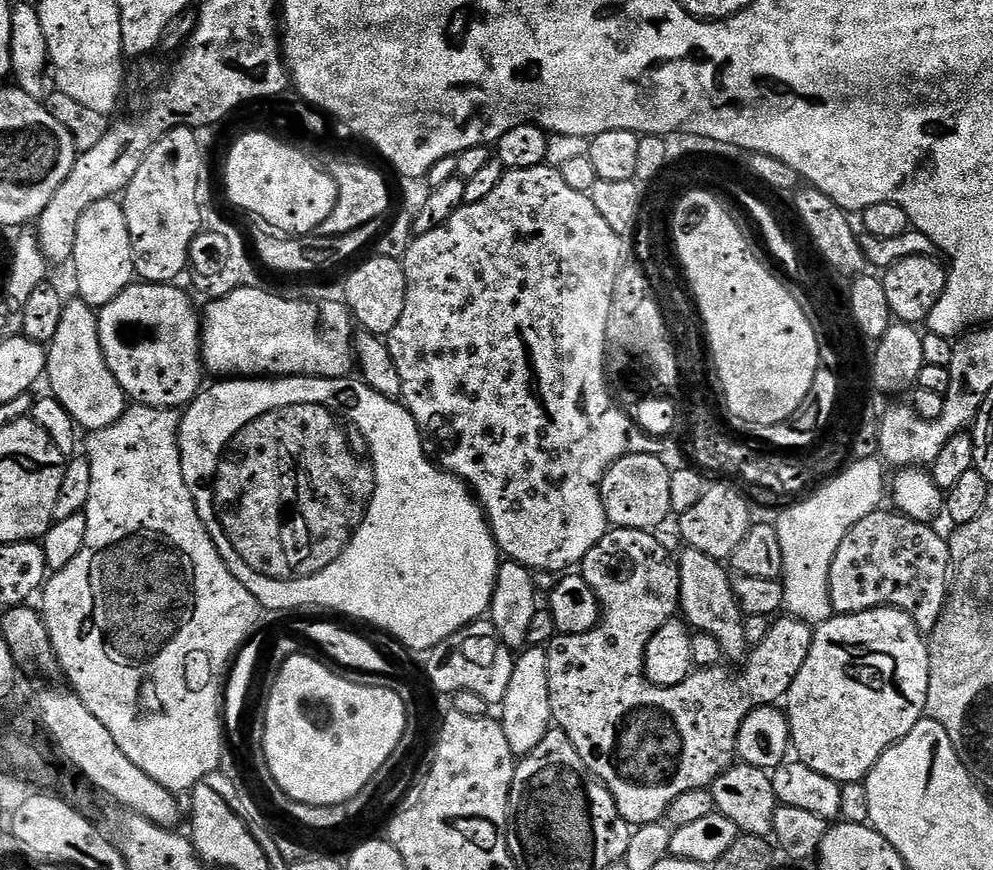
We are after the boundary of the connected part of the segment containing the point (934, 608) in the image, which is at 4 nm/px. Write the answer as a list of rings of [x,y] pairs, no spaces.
[[[895,510],[875,512],[855,524],[850,534],[842,538],[842,546],[838,546],[838,554],[834,554],[834,562],[830,566],[828,589],[833,613],[845,616],[871,608],[901,608],[910,614],[910,618],[914,618],[921,632],[931,634],[940,621],[940,613],[948,603],[952,570],[948,540],[940,537],[932,527],[931,523],[915,520]]]

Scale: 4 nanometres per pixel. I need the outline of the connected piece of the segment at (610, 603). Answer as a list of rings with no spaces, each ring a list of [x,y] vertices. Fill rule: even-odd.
[[[612,528],[596,543],[594,550],[590,550],[590,554],[586,554],[586,558],[582,562],[582,575],[584,580],[594,590],[594,594],[600,599],[602,615],[599,624],[588,632],[570,634],[569,636],[561,636],[558,634],[546,646],[548,653],[548,685],[550,686],[552,719],[555,727],[562,729],[570,738],[574,750],[578,750],[578,754],[582,758],[584,765],[587,766],[588,771],[601,784],[608,787],[608,793],[614,798],[616,808],[622,814],[625,822],[633,826],[655,824],[663,821],[667,817],[668,807],[674,802],[674,798],[678,798],[678,794],[686,794],[686,790],[694,790],[695,788],[711,789],[713,782],[727,768],[737,763],[736,743],[738,742],[738,730],[742,726],[742,722],[755,708],[775,705],[787,697],[794,678],[798,678],[798,670],[802,670],[802,662],[806,662],[806,654],[810,654],[814,628],[813,625],[807,624],[805,620],[797,620],[794,616],[785,615],[783,617],[784,620],[777,619],[771,625],[766,636],[762,638],[760,644],[755,645],[754,650],[747,653],[746,663],[743,665],[743,667],[745,666],[744,673],[737,680],[724,669],[724,666],[701,667],[699,670],[693,671],[692,675],[680,682],[678,686],[660,687],[650,682],[648,676],[645,674],[644,651],[650,642],[650,638],[654,638],[654,634],[658,629],[667,620],[671,620],[677,615],[680,606],[679,563],[674,559],[674,556],[671,556],[664,549],[663,542],[651,531],[643,532],[642,530],[634,530],[633,528]]]

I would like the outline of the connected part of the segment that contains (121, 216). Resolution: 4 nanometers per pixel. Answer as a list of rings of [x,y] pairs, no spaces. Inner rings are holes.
[[[119,199],[99,200],[78,218],[78,238],[74,238],[74,254],[71,263],[76,264],[76,288],[79,299],[99,310],[109,304],[122,290],[133,283],[136,276],[130,226],[126,226],[124,205]]]

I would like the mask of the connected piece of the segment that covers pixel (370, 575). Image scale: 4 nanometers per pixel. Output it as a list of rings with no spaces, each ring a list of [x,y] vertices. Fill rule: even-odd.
[[[348,376],[228,378],[220,382],[224,384],[216,384],[213,388],[205,387],[187,405],[180,421],[182,466],[185,473],[193,474],[192,472],[203,470],[204,460],[212,464],[215,460],[224,459],[216,464],[216,508],[220,511],[220,524],[224,527],[233,550],[240,555],[240,560],[246,567],[253,568],[260,575],[250,580],[250,587],[259,600],[261,609],[290,610],[293,604],[306,604],[309,608],[317,608],[319,604],[332,604],[348,608],[357,614],[366,614],[377,622],[386,622],[386,627],[393,628],[396,636],[410,638],[411,644],[438,644],[467,624],[481,619],[491,609],[502,553],[496,545],[496,539],[492,537],[492,527],[488,525],[488,518],[480,501],[472,495],[464,481],[433,463],[426,451],[426,441],[420,434],[420,428],[414,417],[408,413],[407,407],[399,399],[384,396],[374,390],[363,379],[352,379]],[[199,448],[208,451],[204,460],[196,456]]]

